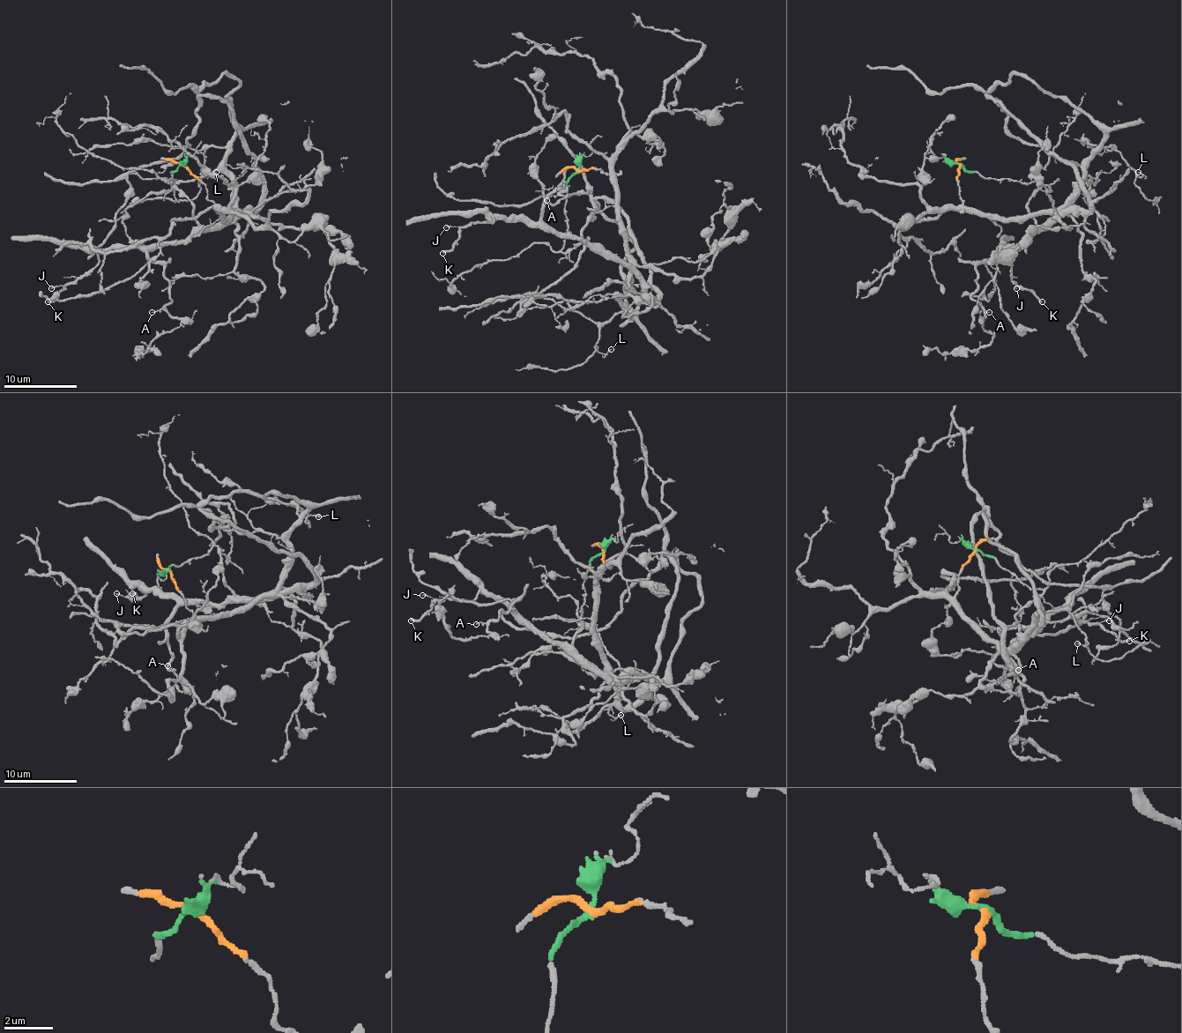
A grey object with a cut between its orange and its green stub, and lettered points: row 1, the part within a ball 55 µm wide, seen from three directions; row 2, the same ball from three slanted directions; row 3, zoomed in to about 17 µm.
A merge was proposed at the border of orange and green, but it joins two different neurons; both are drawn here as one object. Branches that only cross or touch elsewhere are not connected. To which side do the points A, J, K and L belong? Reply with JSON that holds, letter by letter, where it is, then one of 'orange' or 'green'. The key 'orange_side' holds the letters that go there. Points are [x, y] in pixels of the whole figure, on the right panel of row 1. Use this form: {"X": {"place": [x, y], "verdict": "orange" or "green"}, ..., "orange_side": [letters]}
{"A": {"place": [989, 312], "verdict": "green"}, "J": {"place": [1016, 288], "verdict": "green"}, "K": {"place": [1042, 301], "verdict": "green"}, "L": {"place": [1138, 172], "verdict": "orange"}, "orange_side": ["L"]}

